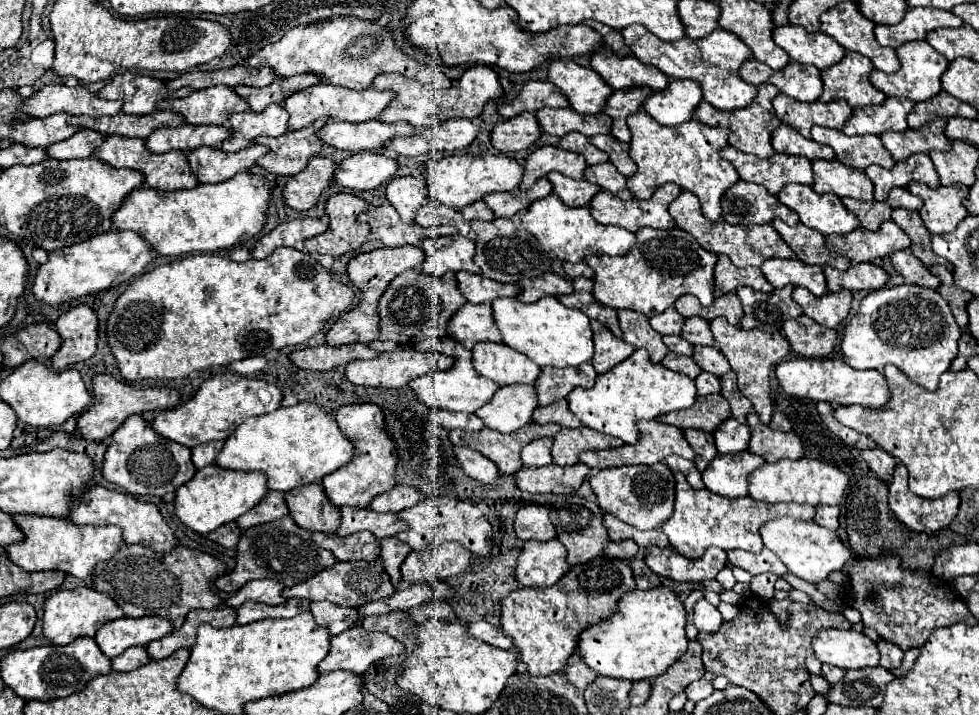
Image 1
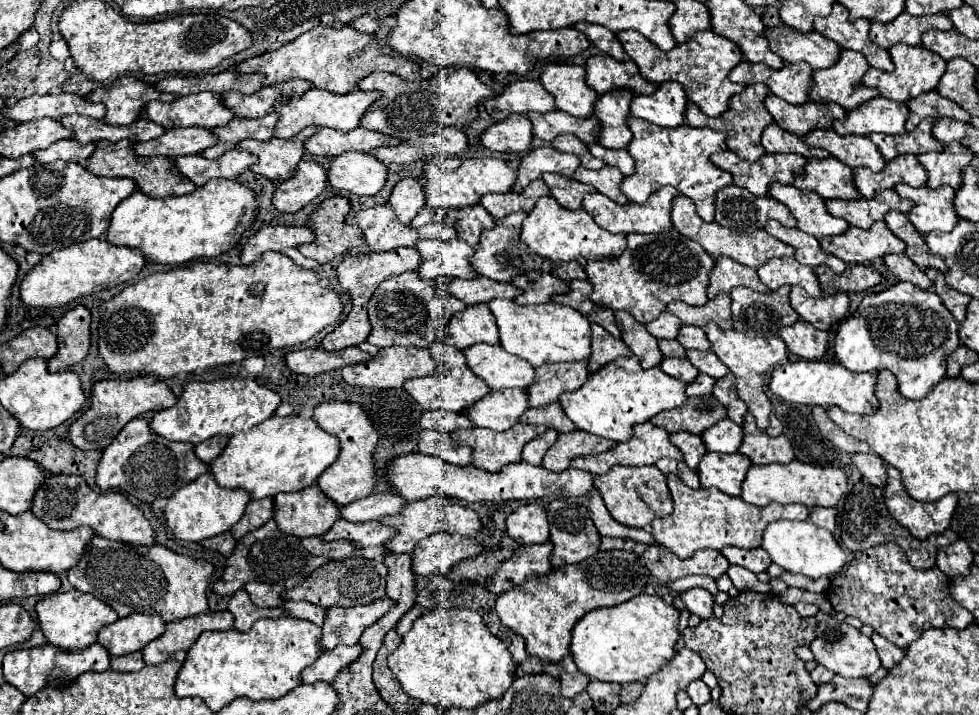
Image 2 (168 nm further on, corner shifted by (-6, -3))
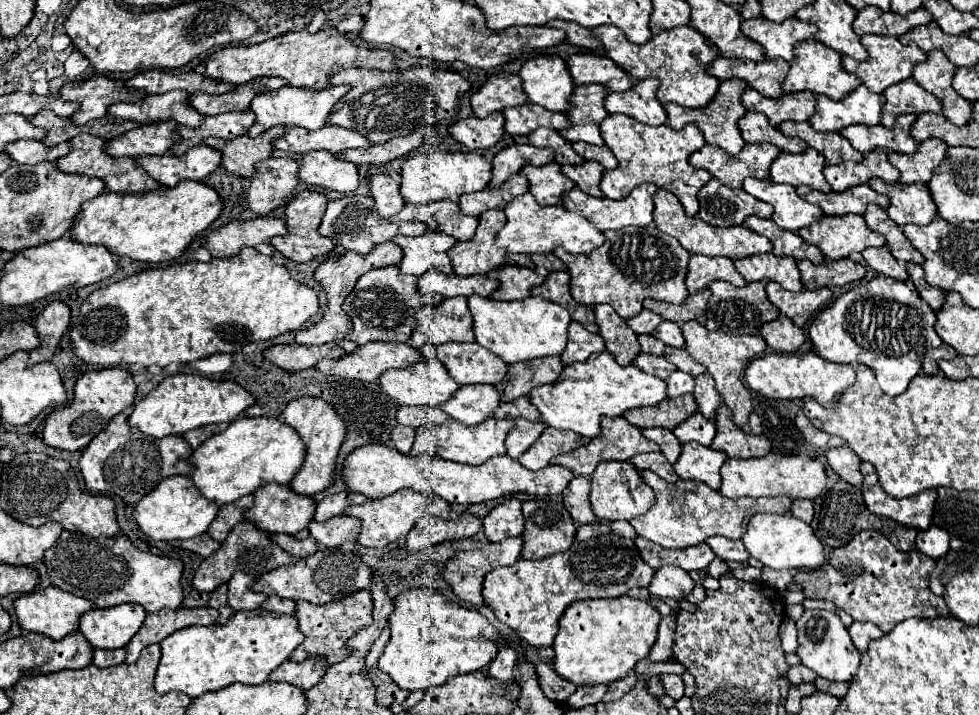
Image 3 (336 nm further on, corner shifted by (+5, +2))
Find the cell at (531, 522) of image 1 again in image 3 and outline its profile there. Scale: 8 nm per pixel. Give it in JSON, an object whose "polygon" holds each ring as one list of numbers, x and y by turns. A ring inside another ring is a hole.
{"polygon":[[509,499,497,505,485,519,483,529,489,541,499,543,507,537,519,537,525,531,525,517,521,513,521,501]]}

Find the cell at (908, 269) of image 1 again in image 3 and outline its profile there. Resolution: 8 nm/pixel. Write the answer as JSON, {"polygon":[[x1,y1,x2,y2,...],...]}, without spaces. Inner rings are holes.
{"polygon":[[883,245,883,247,869,247,861,255,867,261,867,265,871,269,875,269,879,275,887,275,887,277,895,277,895,279,909,279,909,273,907,273,905,265,899,263,889,253,887,245]]}

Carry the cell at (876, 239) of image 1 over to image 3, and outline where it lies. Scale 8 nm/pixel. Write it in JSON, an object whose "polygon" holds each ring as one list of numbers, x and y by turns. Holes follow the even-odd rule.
{"polygon":[[825,215,821,223,799,229,799,235,821,249,827,259,845,259,853,251,863,251,867,247,883,247,885,237,873,233,863,215,829,217]]}

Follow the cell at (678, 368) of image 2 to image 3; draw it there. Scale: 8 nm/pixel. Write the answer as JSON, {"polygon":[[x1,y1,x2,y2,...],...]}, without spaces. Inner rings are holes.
{"polygon":[[641,353,635,361,633,361,633,365,637,365,639,369,643,369,645,373,651,373,651,375,655,375,655,377,659,377,659,379,667,379,677,367,671,363,671,361,667,361,665,357,657,357,657,355,649,355,649,353]]}

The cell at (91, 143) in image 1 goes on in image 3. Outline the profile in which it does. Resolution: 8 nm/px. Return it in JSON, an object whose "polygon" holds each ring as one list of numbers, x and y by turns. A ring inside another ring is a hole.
{"polygon":[[23,139,23,141,15,141,13,145,9,145,7,153,11,155,11,159,15,159,17,163,37,163,37,161,57,161,61,157,65,157,69,153,71,143,65,145,57,145,57,147,49,147,43,141,35,141,35,139]]}

